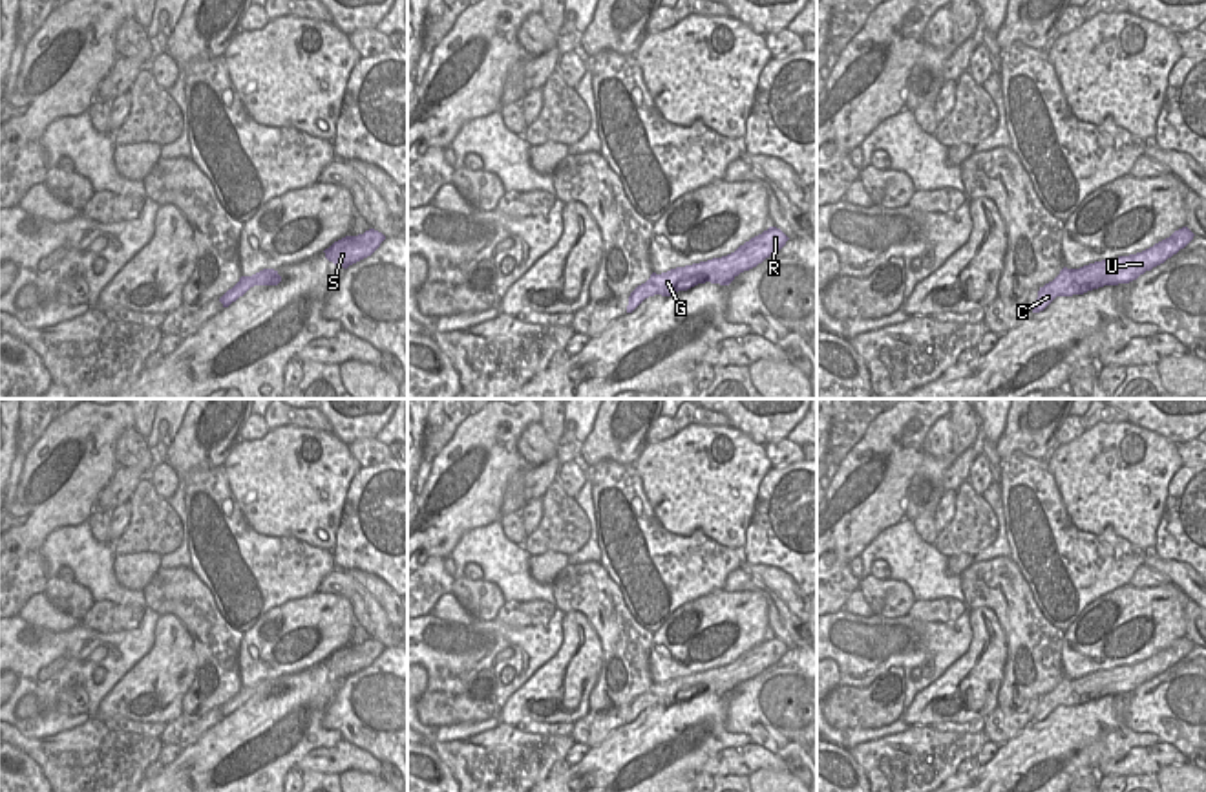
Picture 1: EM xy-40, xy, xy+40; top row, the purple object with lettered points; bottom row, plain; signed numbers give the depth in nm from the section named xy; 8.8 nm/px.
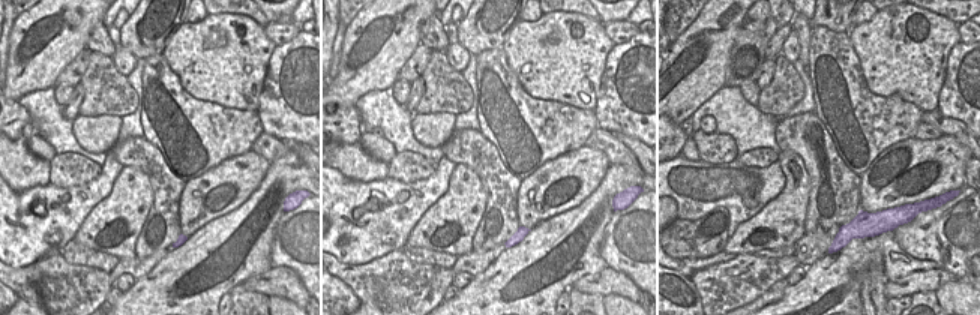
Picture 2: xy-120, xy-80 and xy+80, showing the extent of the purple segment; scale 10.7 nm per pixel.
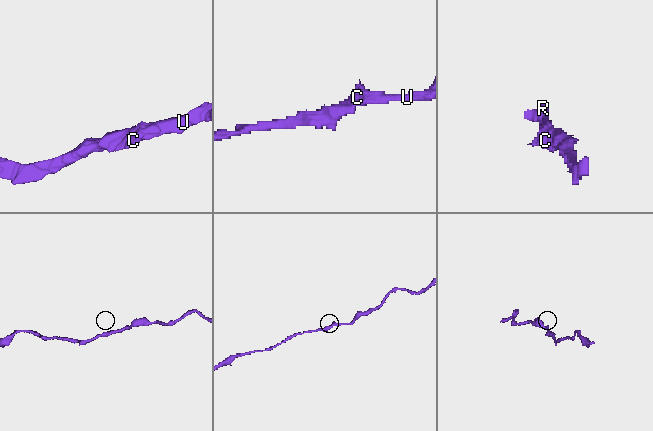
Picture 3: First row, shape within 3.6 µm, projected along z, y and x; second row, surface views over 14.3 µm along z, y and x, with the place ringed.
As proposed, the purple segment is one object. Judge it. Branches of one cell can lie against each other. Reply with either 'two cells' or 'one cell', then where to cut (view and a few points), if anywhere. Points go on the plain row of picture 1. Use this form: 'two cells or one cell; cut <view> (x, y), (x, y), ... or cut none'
one cell; cut none

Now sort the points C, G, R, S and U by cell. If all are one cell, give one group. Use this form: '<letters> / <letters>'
C G R S U

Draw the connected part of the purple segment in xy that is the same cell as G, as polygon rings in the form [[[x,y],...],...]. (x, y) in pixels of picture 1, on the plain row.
[[[769,637],[727,666],[676,677],[661,684],[652,682],[645,693],[630,702],[627,722],[632,722],[645,708],[654,704],[671,706],[705,691],[729,695],[740,682],[778,662],[788,649],[780,638]]]

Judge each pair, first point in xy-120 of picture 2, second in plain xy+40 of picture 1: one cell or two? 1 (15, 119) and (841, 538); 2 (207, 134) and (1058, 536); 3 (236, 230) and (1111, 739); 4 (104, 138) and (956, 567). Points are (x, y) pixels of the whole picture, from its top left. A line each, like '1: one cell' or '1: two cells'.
1: two cells
2: one cell
3: one cell
4: one cell

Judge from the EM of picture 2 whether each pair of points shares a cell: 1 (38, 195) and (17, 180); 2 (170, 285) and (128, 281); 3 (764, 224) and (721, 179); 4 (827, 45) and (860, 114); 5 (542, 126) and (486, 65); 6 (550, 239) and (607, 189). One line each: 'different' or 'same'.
1: different
2: different
3: different
4: same
5: same
6: same

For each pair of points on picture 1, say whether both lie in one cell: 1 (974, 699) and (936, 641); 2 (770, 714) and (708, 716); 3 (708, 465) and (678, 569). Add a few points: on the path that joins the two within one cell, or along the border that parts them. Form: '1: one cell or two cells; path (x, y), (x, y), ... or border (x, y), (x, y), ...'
1: two cells; border (969, 622), (971, 644), (951, 666)
2: two cells; border (729, 694), (724, 727), (751, 739)
3: two cells; border (651, 511), (671, 533), (702, 531), (728, 547)

